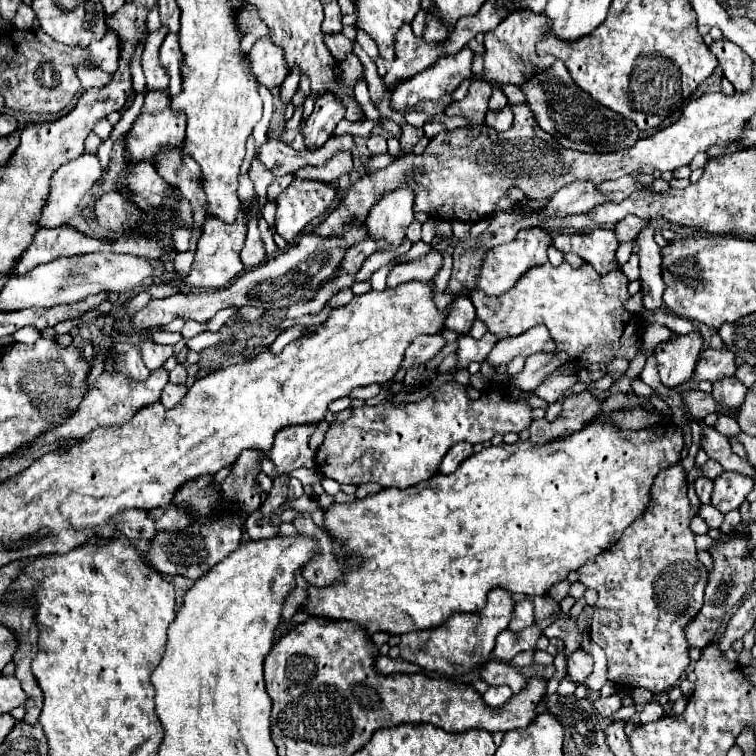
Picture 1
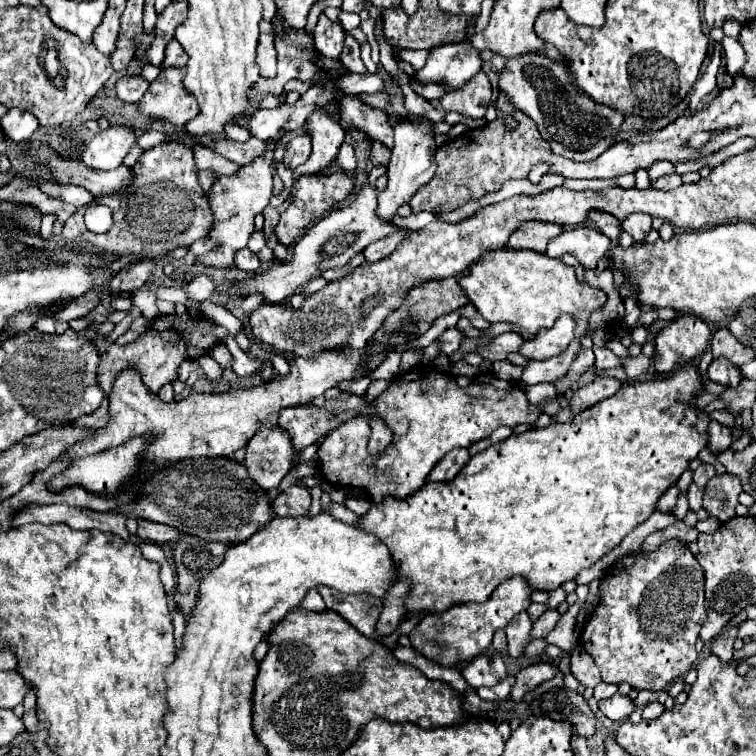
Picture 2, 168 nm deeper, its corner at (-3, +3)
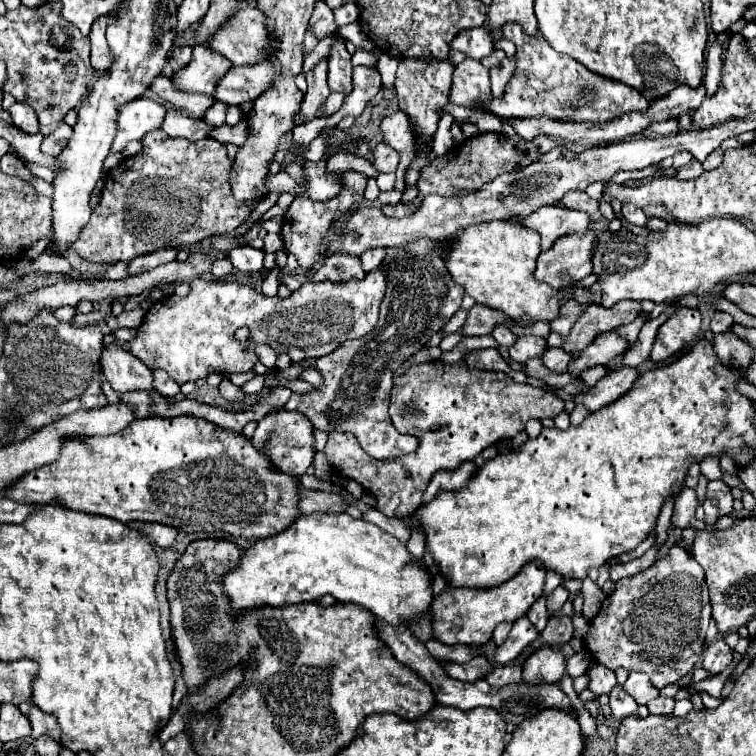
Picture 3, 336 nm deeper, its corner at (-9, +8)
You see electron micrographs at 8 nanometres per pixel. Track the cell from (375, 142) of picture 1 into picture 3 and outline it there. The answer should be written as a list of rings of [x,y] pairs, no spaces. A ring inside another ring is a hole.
[[[386,143],[376,145],[372,155],[374,155],[374,167],[378,171],[390,171],[390,173],[396,171],[396,167],[398,167],[398,153],[394,153],[394,149],[390,149],[390,145],[386,145]]]

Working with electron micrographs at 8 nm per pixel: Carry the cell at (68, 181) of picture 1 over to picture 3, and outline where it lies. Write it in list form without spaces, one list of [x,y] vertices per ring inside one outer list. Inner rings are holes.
[[[140,97],[118,107],[118,135],[112,143],[112,153],[120,153],[130,141],[144,137],[148,131],[160,129],[164,121],[164,105],[152,97]]]

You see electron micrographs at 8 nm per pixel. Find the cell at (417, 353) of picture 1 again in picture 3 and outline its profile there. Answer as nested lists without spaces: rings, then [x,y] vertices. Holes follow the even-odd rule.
[[[476,305],[476,309],[470,309],[468,313],[468,321],[464,323],[464,335],[490,335],[494,331],[494,327],[498,325],[520,325],[520,327],[528,327],[532,323],[536,323],[530,317],[520,317],[520,319],[510,319],[506,313],[498,311],[498,309],[490,309],[486,305]]]

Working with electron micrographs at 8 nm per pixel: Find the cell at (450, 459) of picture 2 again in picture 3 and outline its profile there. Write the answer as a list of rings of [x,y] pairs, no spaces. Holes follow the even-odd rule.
[[[468,461],[454,471],[438,471],[432,477],[432,481],[428,483],[428,487],[422,495],[422,499],[424,499],[422,505],[430,503],[438,491],[458,491],[458,489],[462,489],[476,471],[478,471],[478,467],[476,467],[474,461]]]

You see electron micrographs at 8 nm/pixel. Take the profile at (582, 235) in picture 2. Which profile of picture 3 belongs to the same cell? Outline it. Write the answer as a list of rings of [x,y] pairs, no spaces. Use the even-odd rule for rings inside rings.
[[[588,231],[586,237],[562,237],[550,251],[542,251],[536,261],[536,281],[554,289],[564,289],[590,275],[590,245],[594,245],[596,235],[598,231]]]

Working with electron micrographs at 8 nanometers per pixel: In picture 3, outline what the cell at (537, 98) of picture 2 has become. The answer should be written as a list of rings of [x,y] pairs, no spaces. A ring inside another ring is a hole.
[[[502,59],[496,67],[490,69],[490,89],[494,97],[502,97],[502,89],[506,81],[510,81],[514,71],[514,59]]]

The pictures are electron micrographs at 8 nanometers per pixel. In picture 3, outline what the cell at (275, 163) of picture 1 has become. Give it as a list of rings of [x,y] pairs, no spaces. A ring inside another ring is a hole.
[[[168,109],[162,129],[170,137],[184,137],[188,141],[200,141],[210,135],[212,127],[206,125],[202,119],[188,117],[186,113],[182,113],[178,109]]]

